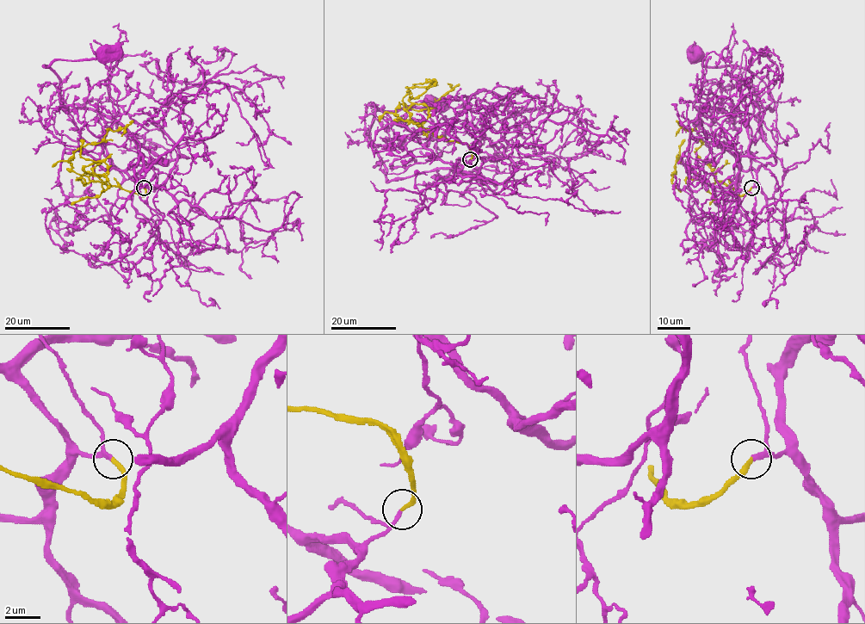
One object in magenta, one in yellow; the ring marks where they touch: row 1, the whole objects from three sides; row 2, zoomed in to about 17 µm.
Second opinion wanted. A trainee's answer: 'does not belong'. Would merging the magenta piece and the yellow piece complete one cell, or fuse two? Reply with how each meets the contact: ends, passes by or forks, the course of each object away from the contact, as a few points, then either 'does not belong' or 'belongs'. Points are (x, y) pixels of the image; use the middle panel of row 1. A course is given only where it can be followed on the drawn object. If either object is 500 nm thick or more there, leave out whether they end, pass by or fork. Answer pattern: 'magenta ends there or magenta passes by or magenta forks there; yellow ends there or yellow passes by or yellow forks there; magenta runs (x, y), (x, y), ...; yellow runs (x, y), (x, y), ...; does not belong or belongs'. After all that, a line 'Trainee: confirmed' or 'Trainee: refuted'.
magenta passes by; yellow ends there; magenta runs (470, 159), (453, 165), (492, 183), (453, 169), (387, 181), (371, 139), (374, 113), (434, 103); yellow runs (470, 159), (465, 144), (436, 137), (396, 113), (400, 104), (414, 110), (433, 106), (459, 83); belongs
Trainee: refuted

